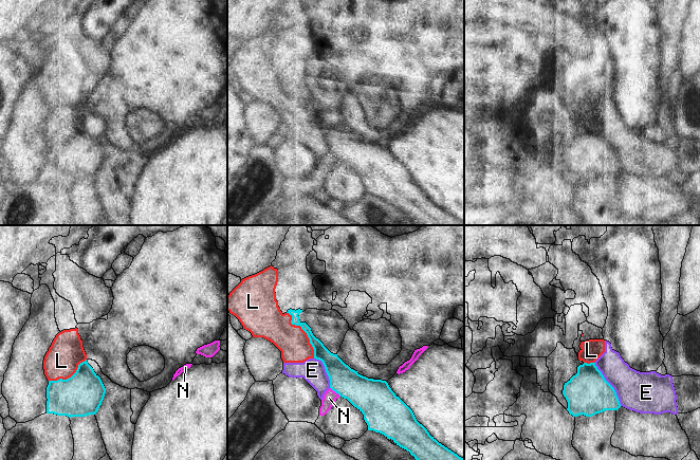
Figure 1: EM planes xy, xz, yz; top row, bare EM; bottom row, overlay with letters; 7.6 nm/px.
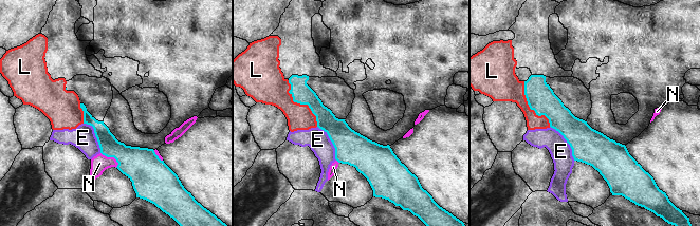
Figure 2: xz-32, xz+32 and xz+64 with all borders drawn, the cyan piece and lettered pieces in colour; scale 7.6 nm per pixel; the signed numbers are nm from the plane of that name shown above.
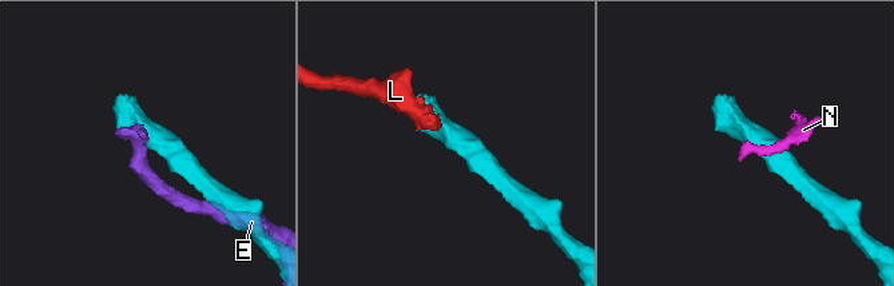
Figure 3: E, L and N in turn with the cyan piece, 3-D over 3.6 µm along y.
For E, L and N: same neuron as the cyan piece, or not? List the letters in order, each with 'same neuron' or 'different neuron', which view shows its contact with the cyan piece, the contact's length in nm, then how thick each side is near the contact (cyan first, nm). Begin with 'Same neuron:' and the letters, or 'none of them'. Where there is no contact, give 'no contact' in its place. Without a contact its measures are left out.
Same neuron: none of them
E: different neuron; meets cyan in yz; contact 400 nm long; 340 nm thick on the cyan side, 300 nm on the other
L: different neuron; meets cyan in xz; contact 400 nm long; 110 nm thick on the cyan side, 240 nm on the other
N: different neuron; meets cyan in xz; contact 110 nm long; 260 nm thick on the cyan side, 100 nm on the other

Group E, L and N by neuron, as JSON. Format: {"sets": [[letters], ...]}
{"sets": [["E", "L"], ["N"]]}

